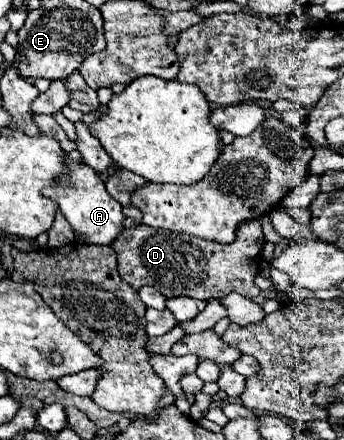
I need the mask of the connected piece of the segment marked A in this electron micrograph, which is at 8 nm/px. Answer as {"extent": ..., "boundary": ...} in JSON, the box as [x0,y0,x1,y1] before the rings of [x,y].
{"extent":[44,160,124,244],"boundary":[[[68,160],[70,176],[60,182],[60,186],[44,190],[44,196],[58,202],[58,208],[70,222],[76,238],[80,238],[84,244],[112,244],[118,234],[124,230],[124,212],[120,202],[116,202],[104,188],[102,178],[86,164],[78,164]]]}

